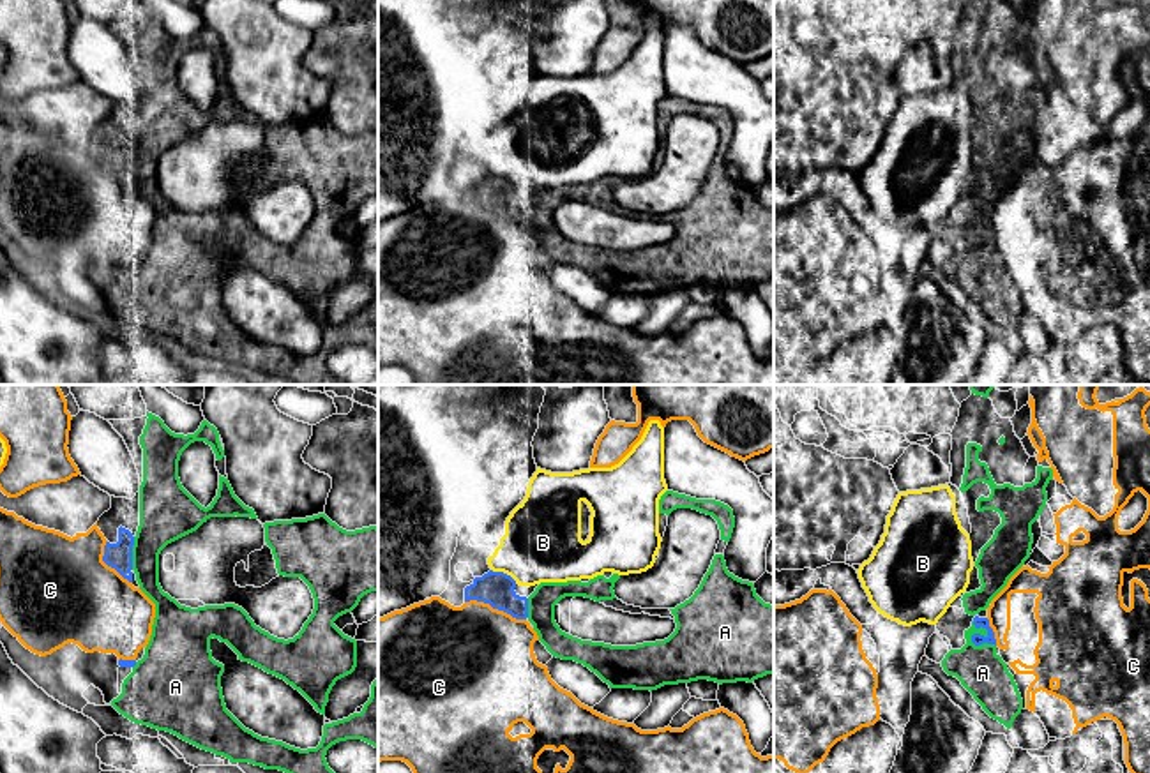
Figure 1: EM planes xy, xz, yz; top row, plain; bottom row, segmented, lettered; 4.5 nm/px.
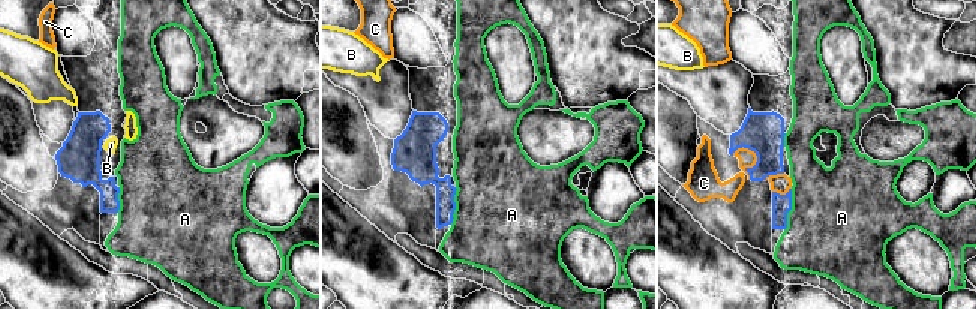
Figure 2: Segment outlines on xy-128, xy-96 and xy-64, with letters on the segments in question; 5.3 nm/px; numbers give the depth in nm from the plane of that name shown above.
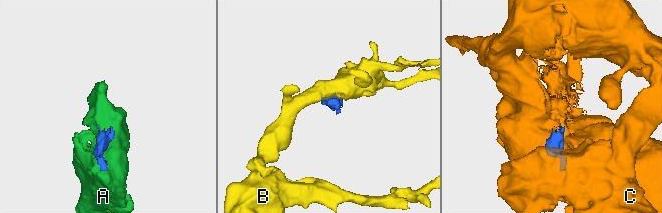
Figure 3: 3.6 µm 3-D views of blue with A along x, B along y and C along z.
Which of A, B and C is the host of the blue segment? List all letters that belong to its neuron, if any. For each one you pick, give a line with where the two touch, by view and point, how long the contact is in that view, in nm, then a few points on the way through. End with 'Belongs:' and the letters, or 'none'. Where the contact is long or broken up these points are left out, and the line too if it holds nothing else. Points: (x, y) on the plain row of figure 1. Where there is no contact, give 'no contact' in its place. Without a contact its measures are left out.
A: yz (974, 239) | 160 nm
Belongs: A

